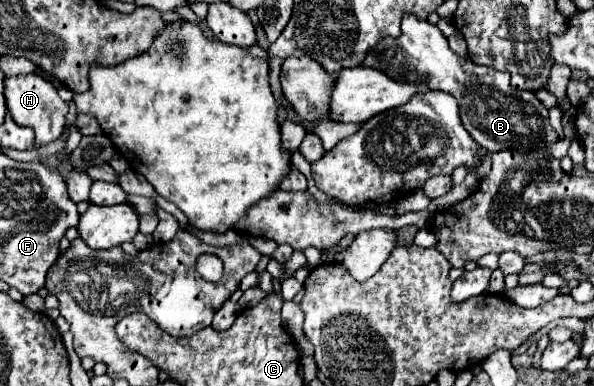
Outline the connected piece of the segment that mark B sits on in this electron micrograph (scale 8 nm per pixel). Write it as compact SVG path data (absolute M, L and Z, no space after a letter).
M404 16L402 34L398 38L380 40L380 44L368 52L362 66L376 68L394 80L422 78L426 80L428 88L452 94L460 106L462 126L488 152L498 152L504 148L530 152L530 148L544 148L558 140L548 122L548 110L540 104L534 92L514 90L510 86L508 72L460 58L450 50L442 32L418 16Z

